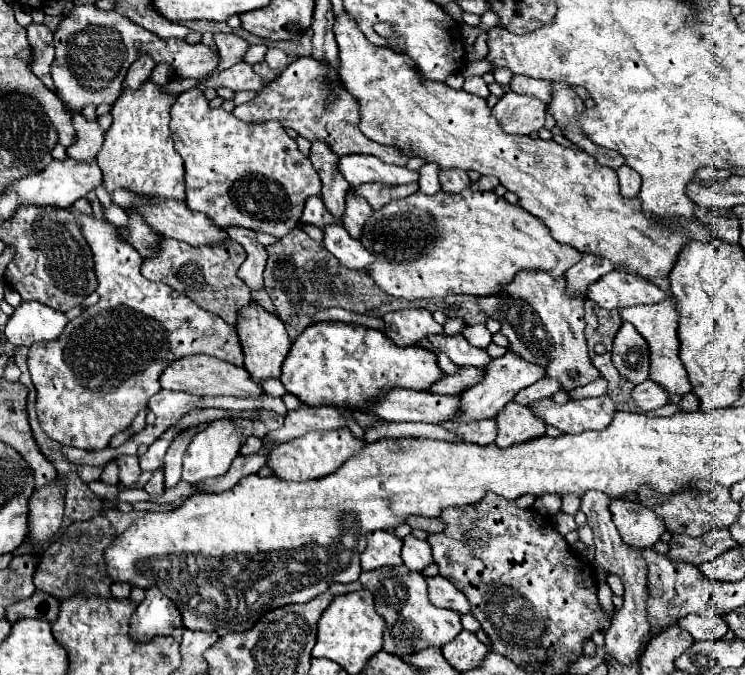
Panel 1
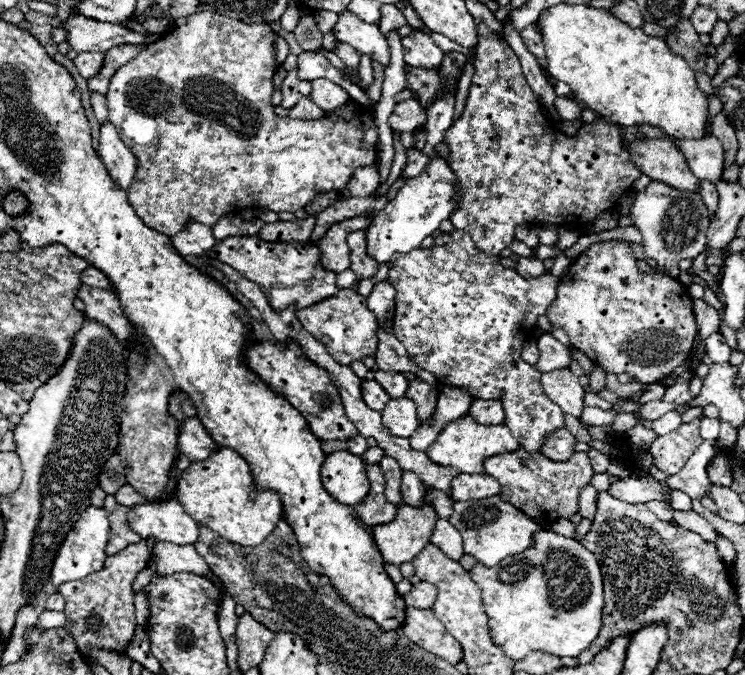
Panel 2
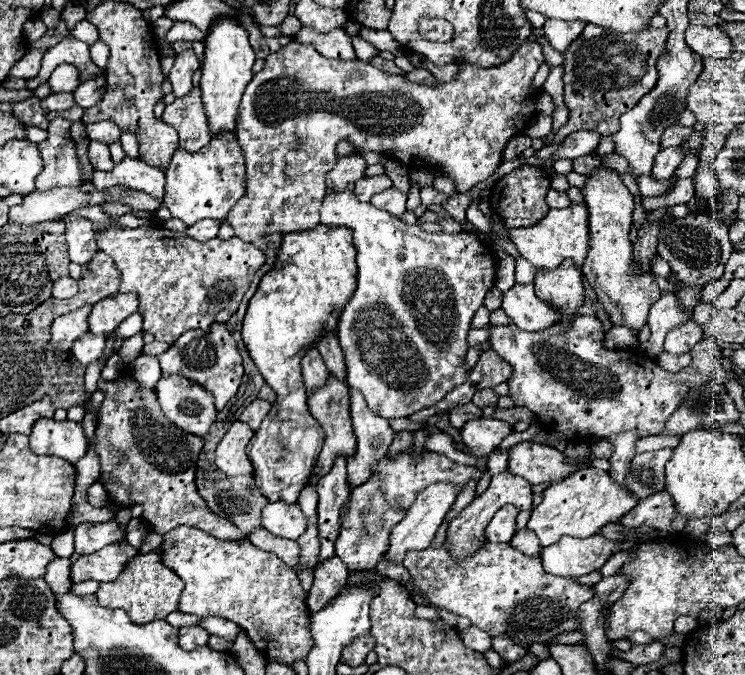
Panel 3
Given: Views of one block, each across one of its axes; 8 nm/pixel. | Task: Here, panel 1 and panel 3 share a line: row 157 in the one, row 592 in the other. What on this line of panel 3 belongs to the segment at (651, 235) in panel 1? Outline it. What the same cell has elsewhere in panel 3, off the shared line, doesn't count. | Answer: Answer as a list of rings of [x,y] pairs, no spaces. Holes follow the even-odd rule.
[[[486,540],[462,558],[448,554],[448,542],[442,542],[438,548],[430,544],[424,550],[406,552],[402,564],[408,568],[414,588],[430,606],[466,616],[472,626],[486,630],[490,636],[514,636],[514,640],[526,644],[526,648],[534,642],[544,644],[556,634],[578,630],[574,612],[592,596],[592,586],[580,586],[572,578],[550,576],[542,570],[540,558],[530,558],[510,544],[500,542]]]

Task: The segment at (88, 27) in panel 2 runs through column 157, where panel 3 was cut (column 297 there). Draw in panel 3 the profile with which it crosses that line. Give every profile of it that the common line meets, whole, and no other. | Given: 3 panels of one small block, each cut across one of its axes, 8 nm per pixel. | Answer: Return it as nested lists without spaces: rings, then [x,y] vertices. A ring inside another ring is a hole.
[[[302,28],[296,34],[296,40],[300,44],[316,48],[322,56],[332,60],[356,60],[352,38],[344,32],[344,28],[334,28],[330,32],[318,32],[314,28]]]

